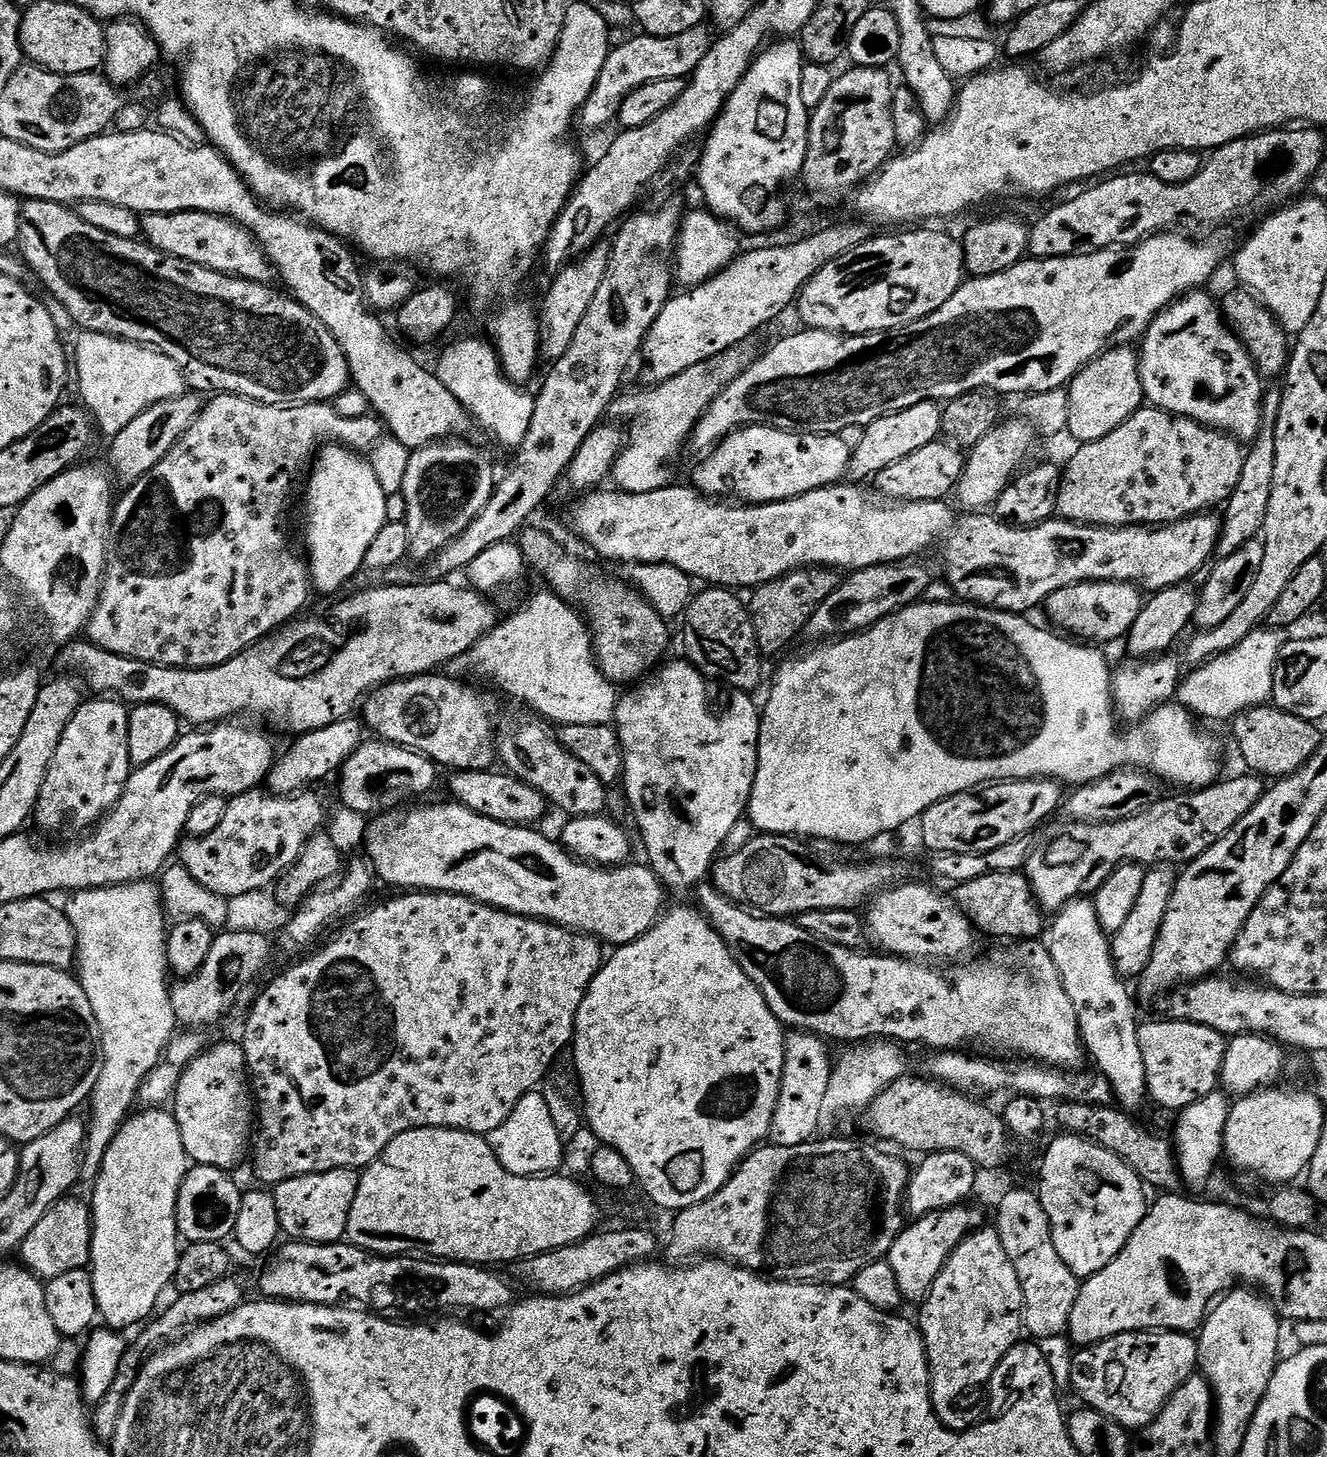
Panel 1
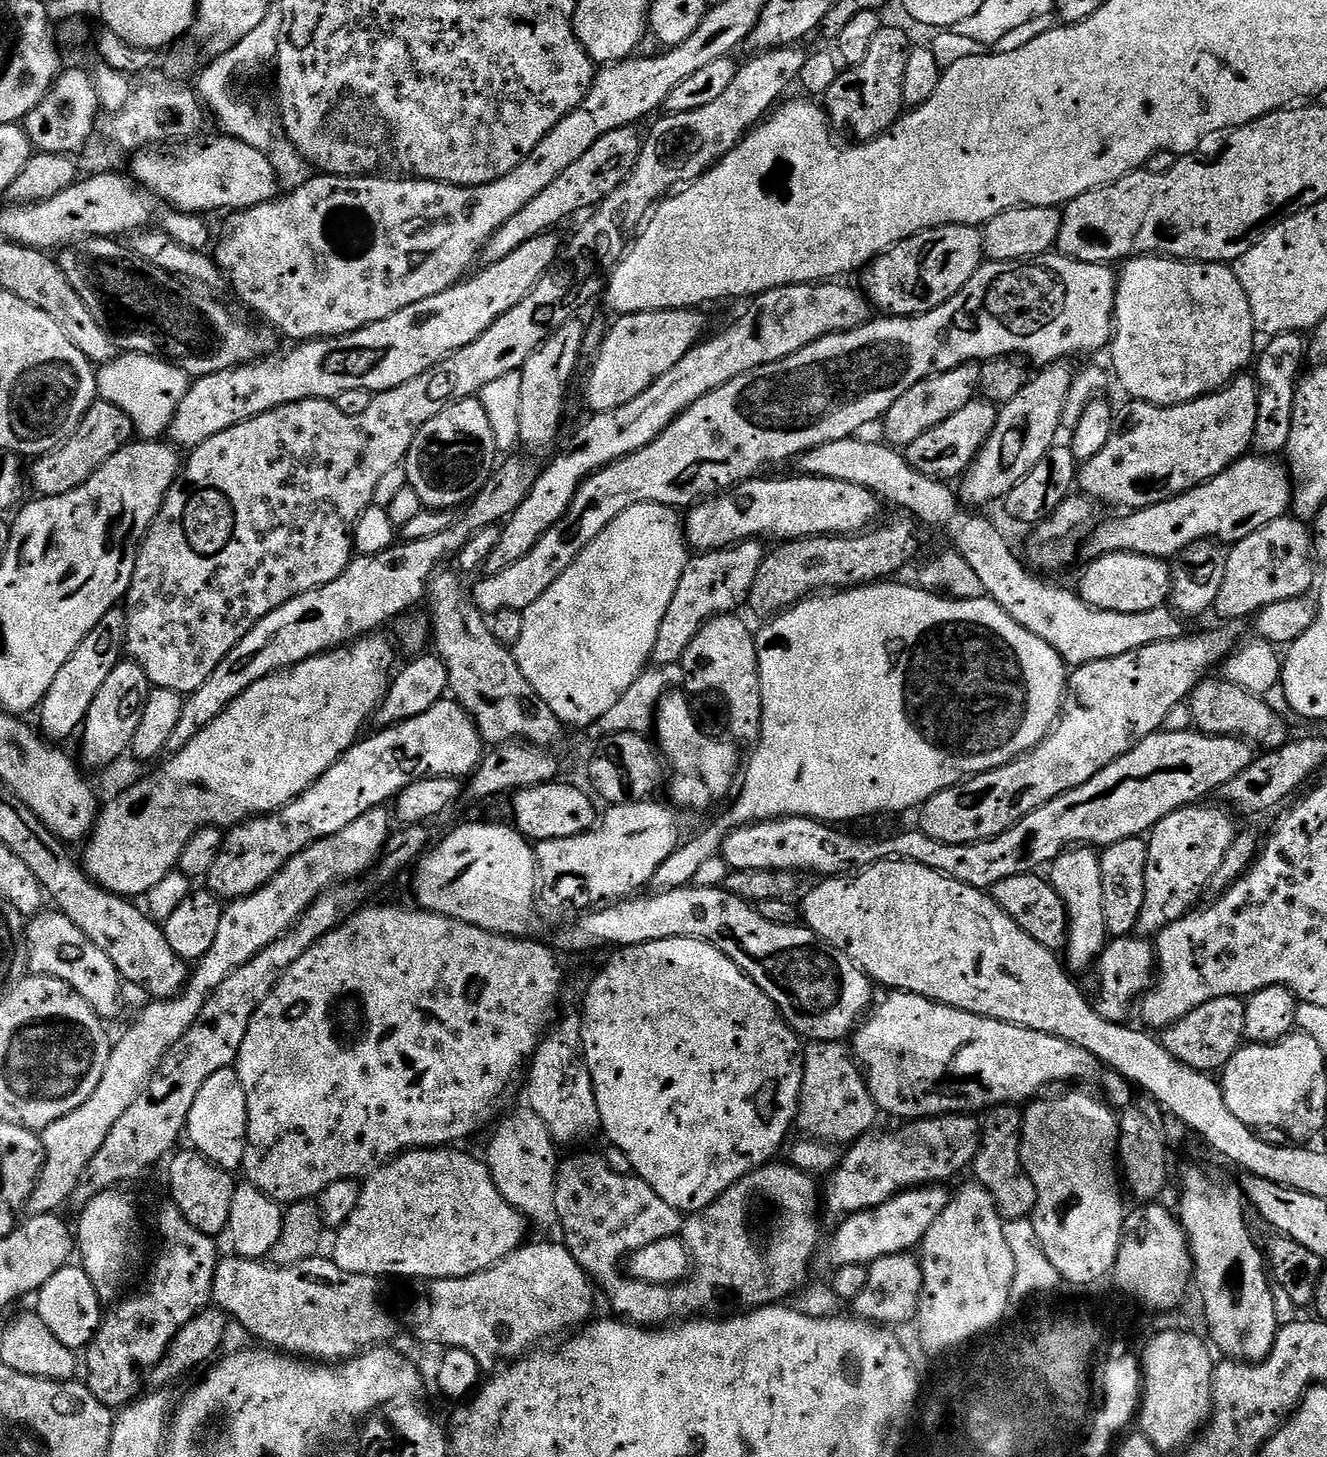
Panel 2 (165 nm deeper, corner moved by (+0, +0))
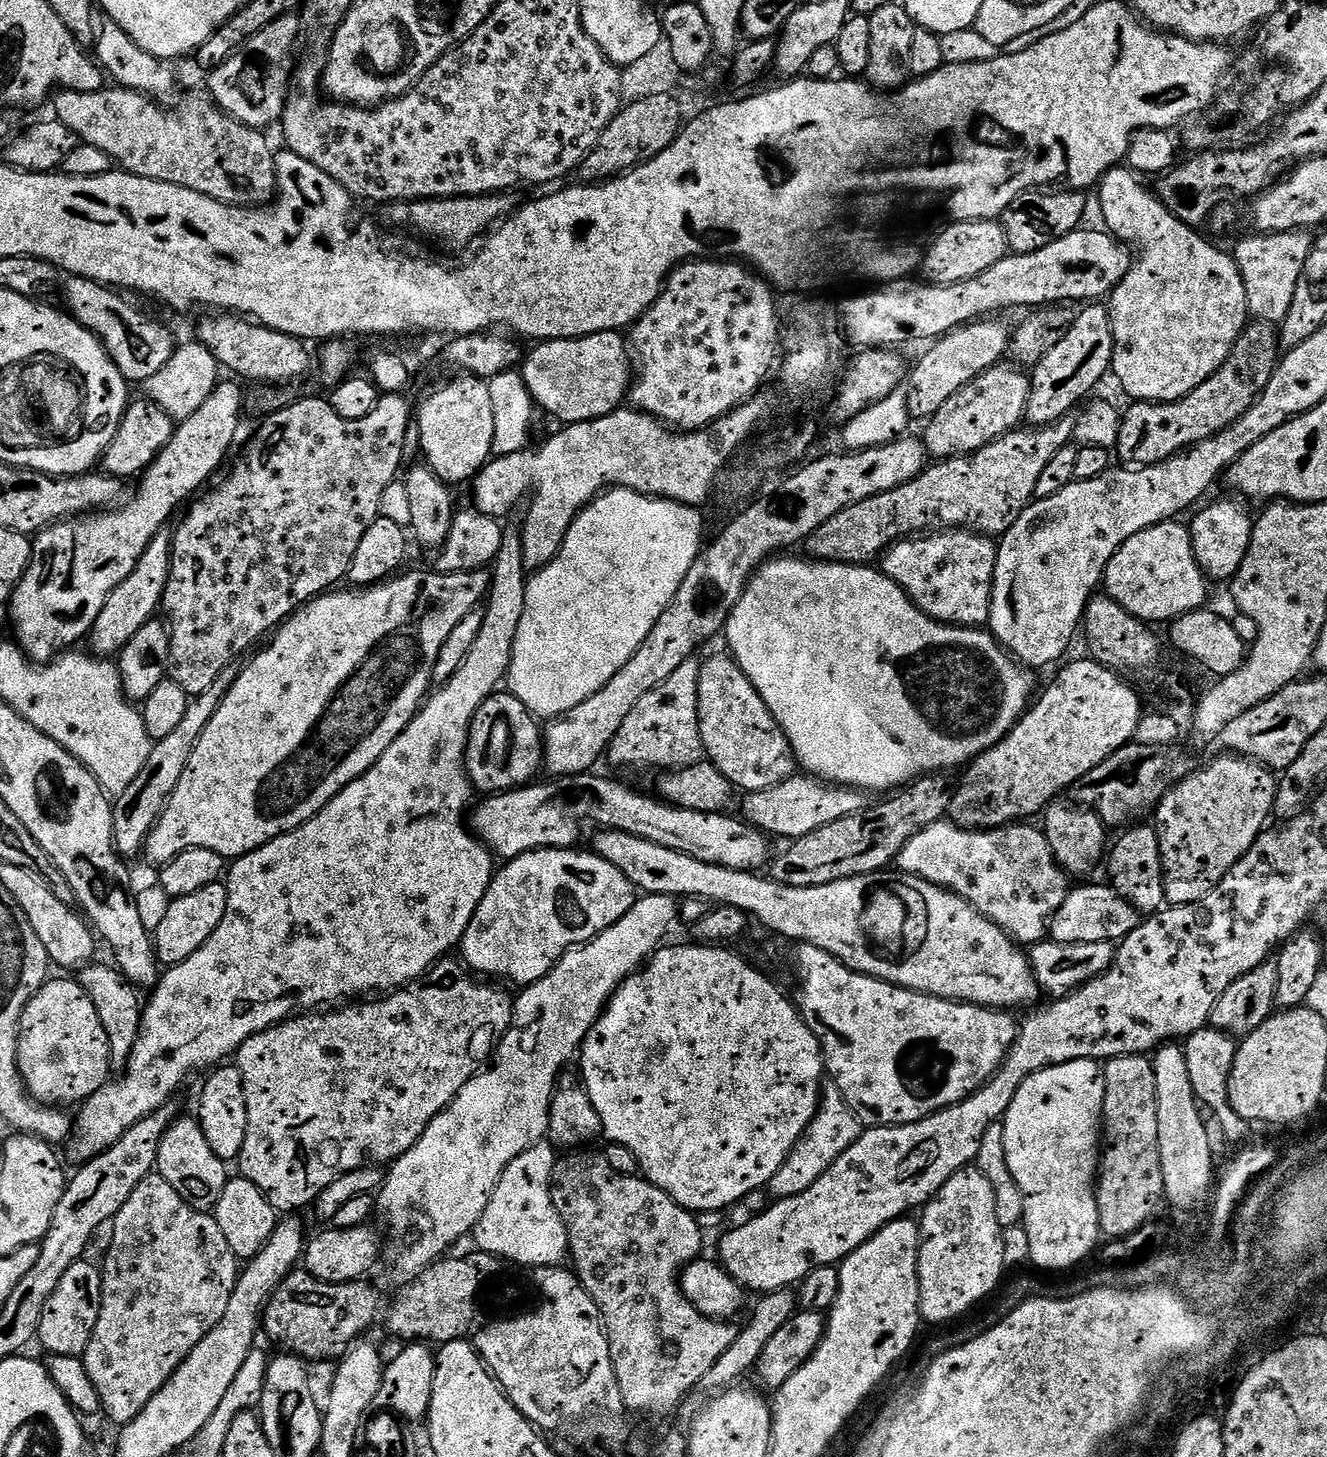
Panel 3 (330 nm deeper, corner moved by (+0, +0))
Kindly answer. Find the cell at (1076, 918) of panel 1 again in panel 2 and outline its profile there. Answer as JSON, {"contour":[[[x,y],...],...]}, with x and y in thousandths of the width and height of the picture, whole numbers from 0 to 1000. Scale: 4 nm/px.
{"contour":[[[820,581],[806,582],[793,591],[791,598],[791,605],[797,616],[800,616],[805,628],[804,664],[809,668],[817,667],[829,658],[832,649],[836,644],[833,638],[833,629],[830,627],[830,597],[828,587]]]}

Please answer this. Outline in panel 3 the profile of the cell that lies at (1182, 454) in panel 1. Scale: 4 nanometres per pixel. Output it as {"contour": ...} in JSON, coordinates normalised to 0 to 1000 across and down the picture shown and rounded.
{"contour":[[[952,221],[941,222],[933,235],[930,235],[927,246],[924,246],[922,251],[914,258],[909,259],[906,265],[903,265],[890,275],[854,277],[853,281],[848,282],[844,289],[840,312],[843,315],[845,313],[847,315],[845,316],[850,320],[874,318],[924,295],[950,274],[965,244],[962,226]]]}

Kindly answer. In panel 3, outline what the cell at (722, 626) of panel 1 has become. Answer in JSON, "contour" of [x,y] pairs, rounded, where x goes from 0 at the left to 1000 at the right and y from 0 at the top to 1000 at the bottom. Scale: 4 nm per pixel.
{"contour":[[[551,450],[537,450],[528,456],[526,463],[526,498],[529,504],[531,520],[552,538],[552,542],[558,544],[570,544],[577,542],[577,539],[586,539],[586,537],[592,537],[595,533],[601,532],[601,525],[600,519],[597,517],[595,509],[592,504],[586,498],[583,490],[574,482],[571,474],[562,465],[562,463],[552,452]]]}

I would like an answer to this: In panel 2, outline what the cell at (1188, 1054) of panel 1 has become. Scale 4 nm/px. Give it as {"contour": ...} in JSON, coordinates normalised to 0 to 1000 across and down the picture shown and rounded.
{"contour":[[[933,684],[915,685],[894,696],[881,706],[876,706],[876,715],[879,721],[888,729],[897,732],[904,736],[919,736],[927,729],[927,726],[938,716],[939,704],[938,687]]]}

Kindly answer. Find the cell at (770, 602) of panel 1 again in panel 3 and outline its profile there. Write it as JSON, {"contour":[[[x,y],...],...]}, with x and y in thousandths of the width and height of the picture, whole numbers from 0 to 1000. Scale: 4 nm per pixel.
{"contour":[[[803,285],[793,291],[759,296],[730,313],[700,318],[692,328],[670,338],[659,339],[659,342],[653,342],[653,345],[638,347],[638,350],[628,353],[625,358],[619,358],[619,361],[609,368],[608,381],[625,387],[654,388],[662,385],[677,371],[691,367],[729,364],[753,369],[756,368],[754,360],[764,361],[764,358],[767,358],[780,341],[785,322],[797,309],[809,304],[810,294],[810,288]]]}

